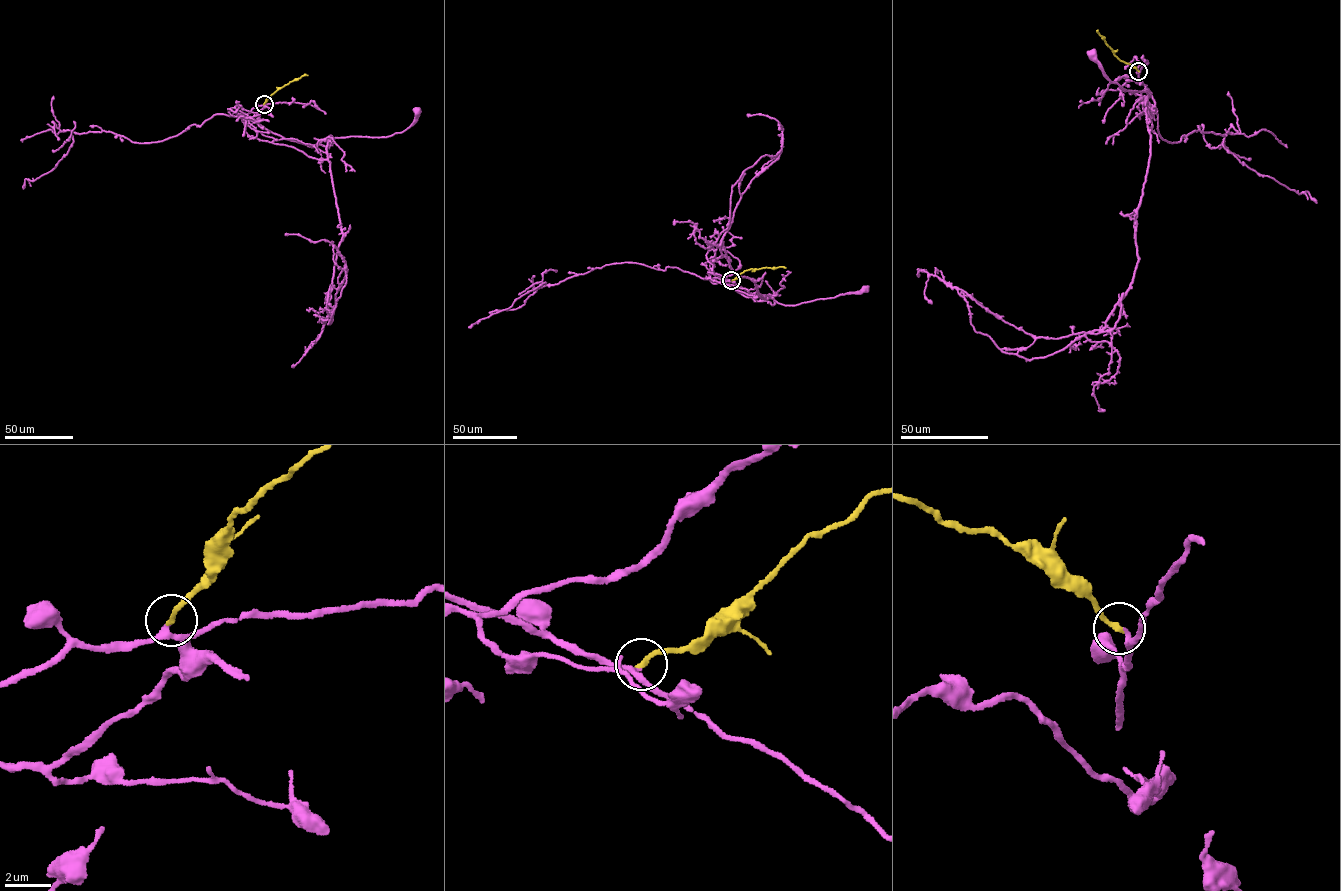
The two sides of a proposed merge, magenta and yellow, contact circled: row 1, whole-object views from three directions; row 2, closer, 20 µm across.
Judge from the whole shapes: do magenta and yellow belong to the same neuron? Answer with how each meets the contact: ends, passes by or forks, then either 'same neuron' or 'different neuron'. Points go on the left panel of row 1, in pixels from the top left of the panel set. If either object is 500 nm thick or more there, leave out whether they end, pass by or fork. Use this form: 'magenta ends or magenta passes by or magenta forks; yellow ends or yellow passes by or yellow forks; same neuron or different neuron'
magenta passes by; yellow ends; same neuron

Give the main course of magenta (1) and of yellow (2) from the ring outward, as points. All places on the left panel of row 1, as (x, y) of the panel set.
1: (264, 104), (246, 117), (311, 146), (328, 146), (331, 135), (328, 141), (403, 132), (417, 111)
2: (264, 104), (285, 85), (308, 75)

